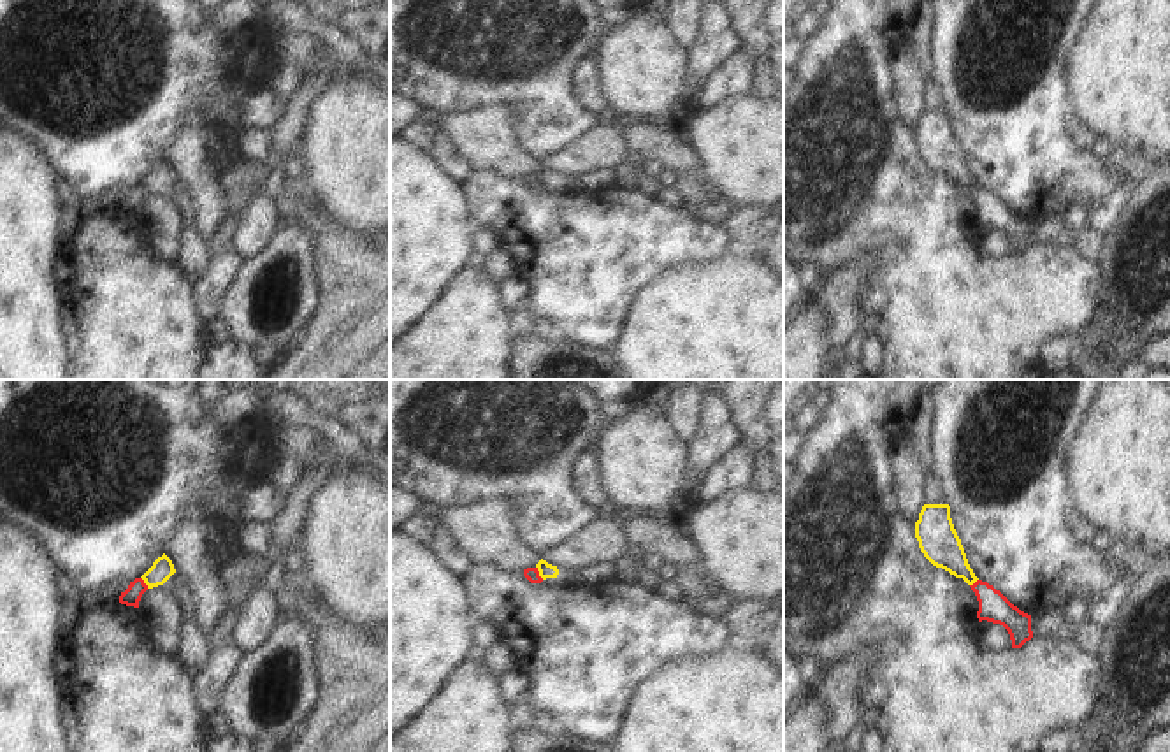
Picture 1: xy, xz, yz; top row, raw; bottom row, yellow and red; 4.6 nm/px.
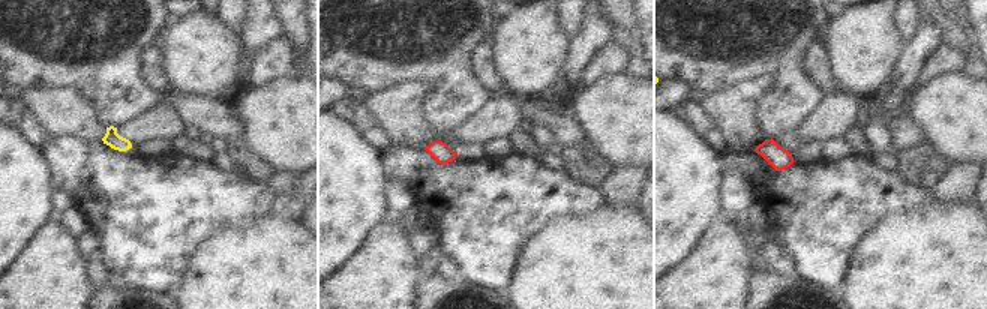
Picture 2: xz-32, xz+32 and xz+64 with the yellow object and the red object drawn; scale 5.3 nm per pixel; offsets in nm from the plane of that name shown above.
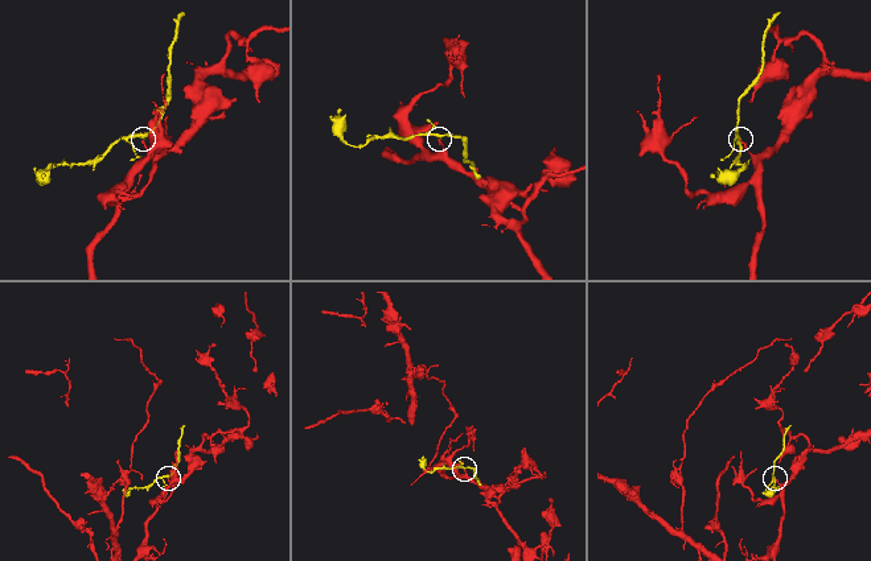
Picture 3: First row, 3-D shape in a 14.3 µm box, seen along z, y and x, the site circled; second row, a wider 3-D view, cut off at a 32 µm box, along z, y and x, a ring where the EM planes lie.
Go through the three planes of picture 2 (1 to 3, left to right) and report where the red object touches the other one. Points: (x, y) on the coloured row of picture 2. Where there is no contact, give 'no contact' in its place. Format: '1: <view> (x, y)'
1: no contact
2: no contact
3: no contact

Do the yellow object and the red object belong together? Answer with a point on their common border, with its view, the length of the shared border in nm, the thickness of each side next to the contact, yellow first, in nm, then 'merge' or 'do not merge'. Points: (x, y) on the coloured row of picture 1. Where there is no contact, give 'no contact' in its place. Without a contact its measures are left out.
xz (540, 573) | 70 nm | 70/60 nm | do not merge

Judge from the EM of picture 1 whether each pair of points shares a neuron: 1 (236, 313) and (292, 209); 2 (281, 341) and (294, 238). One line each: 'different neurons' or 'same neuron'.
1: different neurons
2: same neuron

